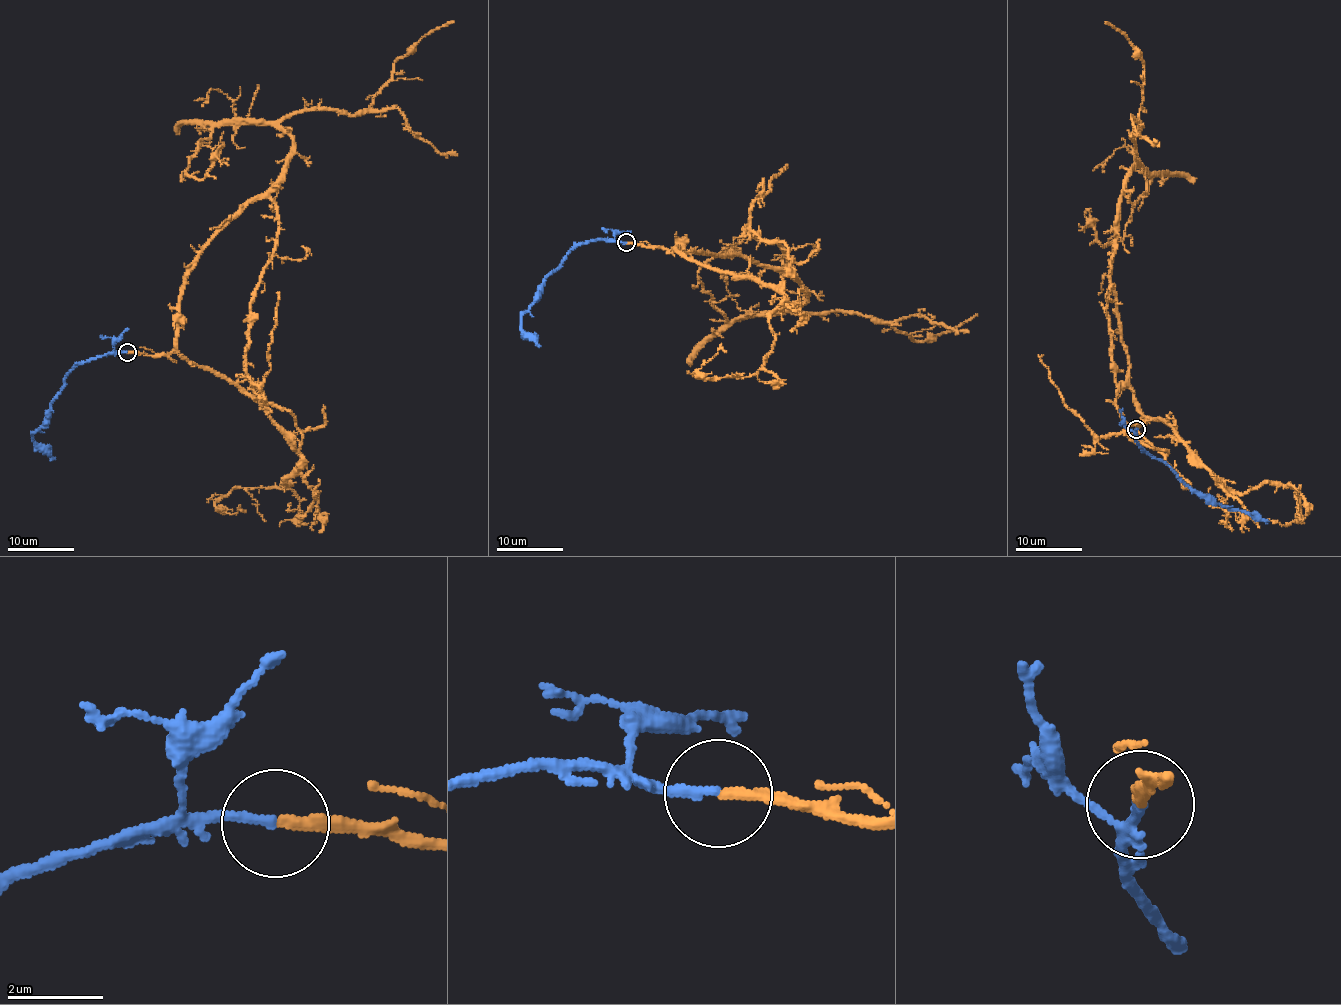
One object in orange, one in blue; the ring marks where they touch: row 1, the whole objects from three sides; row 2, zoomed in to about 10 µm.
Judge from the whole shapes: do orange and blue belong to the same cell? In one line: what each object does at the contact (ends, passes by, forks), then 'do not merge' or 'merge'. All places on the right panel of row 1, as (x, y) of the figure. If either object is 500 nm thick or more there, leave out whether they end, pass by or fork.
orange ends; blue ends; merge

